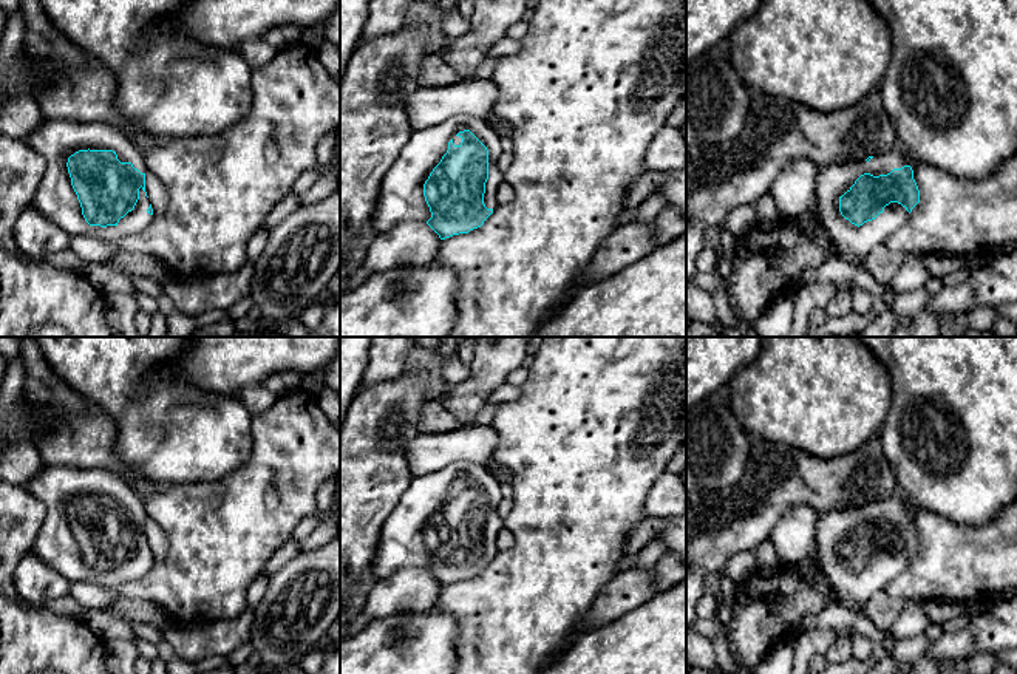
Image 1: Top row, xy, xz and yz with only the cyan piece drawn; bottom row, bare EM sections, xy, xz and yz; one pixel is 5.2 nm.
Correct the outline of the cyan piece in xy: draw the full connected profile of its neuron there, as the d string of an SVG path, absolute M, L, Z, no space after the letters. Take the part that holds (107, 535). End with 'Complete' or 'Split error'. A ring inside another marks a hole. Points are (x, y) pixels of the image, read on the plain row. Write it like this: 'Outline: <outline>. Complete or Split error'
Outline: M53 465L43 467L25 487L45 506L45 521L37 533L32 552L70 583L97 583L111 592L144 577L153 567L153 555L145 538L144 501L119 475L104 468Z. Split error

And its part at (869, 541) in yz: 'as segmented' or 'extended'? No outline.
extended

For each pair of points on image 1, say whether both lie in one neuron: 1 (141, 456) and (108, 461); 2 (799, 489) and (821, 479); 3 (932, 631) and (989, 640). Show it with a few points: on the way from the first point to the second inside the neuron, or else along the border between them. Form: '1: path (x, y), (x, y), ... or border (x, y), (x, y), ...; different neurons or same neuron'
1: border (115, 424), (116, 456), (147, 481); different neurons
2: path (804, 486), (816, 481); same neuron
3: border (945, 631), (932, 642); different neurons

